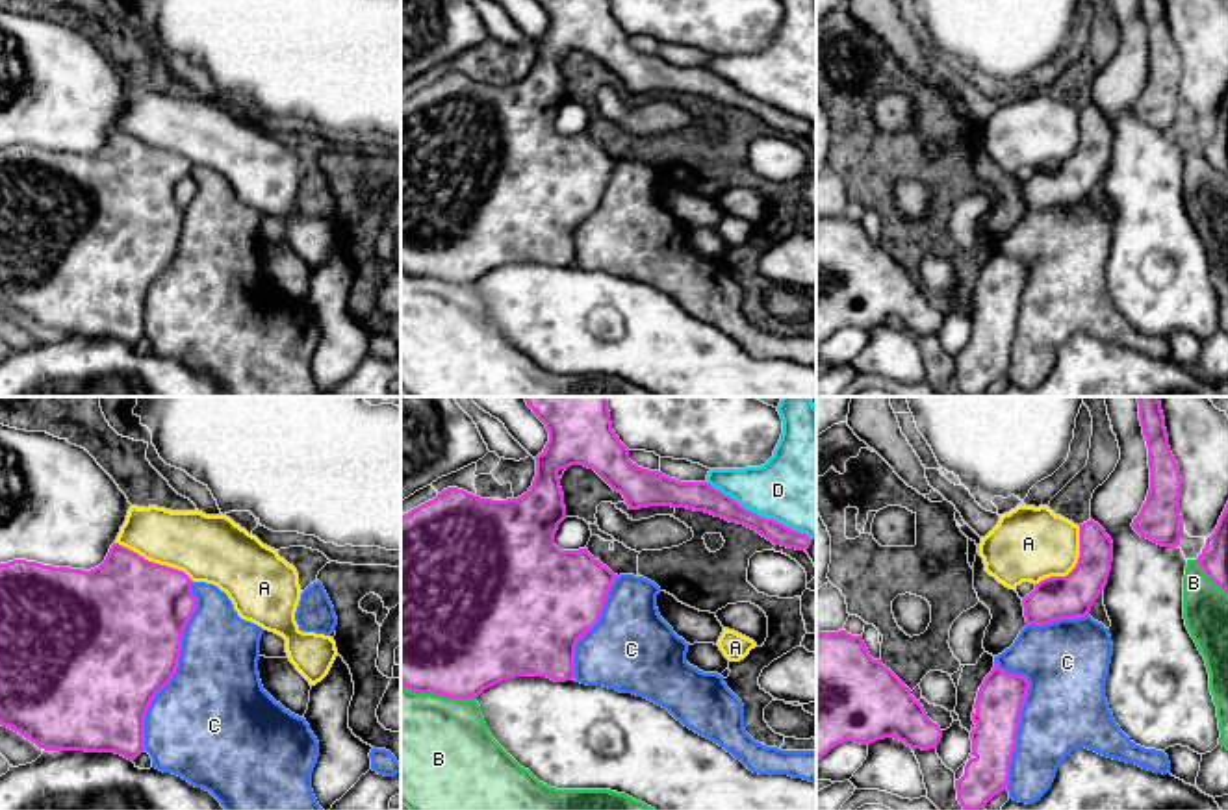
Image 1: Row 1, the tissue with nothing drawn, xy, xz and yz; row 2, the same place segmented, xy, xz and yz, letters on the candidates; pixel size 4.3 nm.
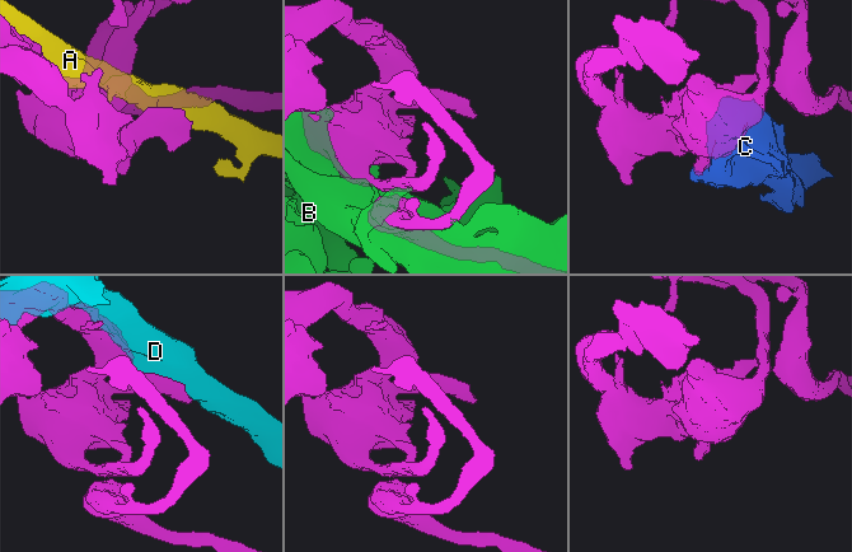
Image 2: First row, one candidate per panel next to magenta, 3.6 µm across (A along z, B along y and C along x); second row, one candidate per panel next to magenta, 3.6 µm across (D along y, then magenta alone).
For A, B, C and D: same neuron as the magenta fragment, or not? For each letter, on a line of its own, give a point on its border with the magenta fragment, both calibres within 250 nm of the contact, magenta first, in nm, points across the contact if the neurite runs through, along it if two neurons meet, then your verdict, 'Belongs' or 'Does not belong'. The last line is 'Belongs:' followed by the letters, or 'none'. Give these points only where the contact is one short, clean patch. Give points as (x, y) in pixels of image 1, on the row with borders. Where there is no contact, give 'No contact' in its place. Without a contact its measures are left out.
A: Touches magenta at yz (1076, 566). Thickness 190 nm (magenta) against 320 nm. Does not belong
B: Touches magenta at xz (438, 694). Thickness 500 nm (magenta) against 480 nm. Does not belong
C: Touches magenta at xy (177, 666). Thickness 500 nm (magenta) against 460 nm. Belongs
D: Touches magenta at xz (759, 516). Thickness 120 nm (magenta) against 400 nm. Does not belong
Belongs: C

